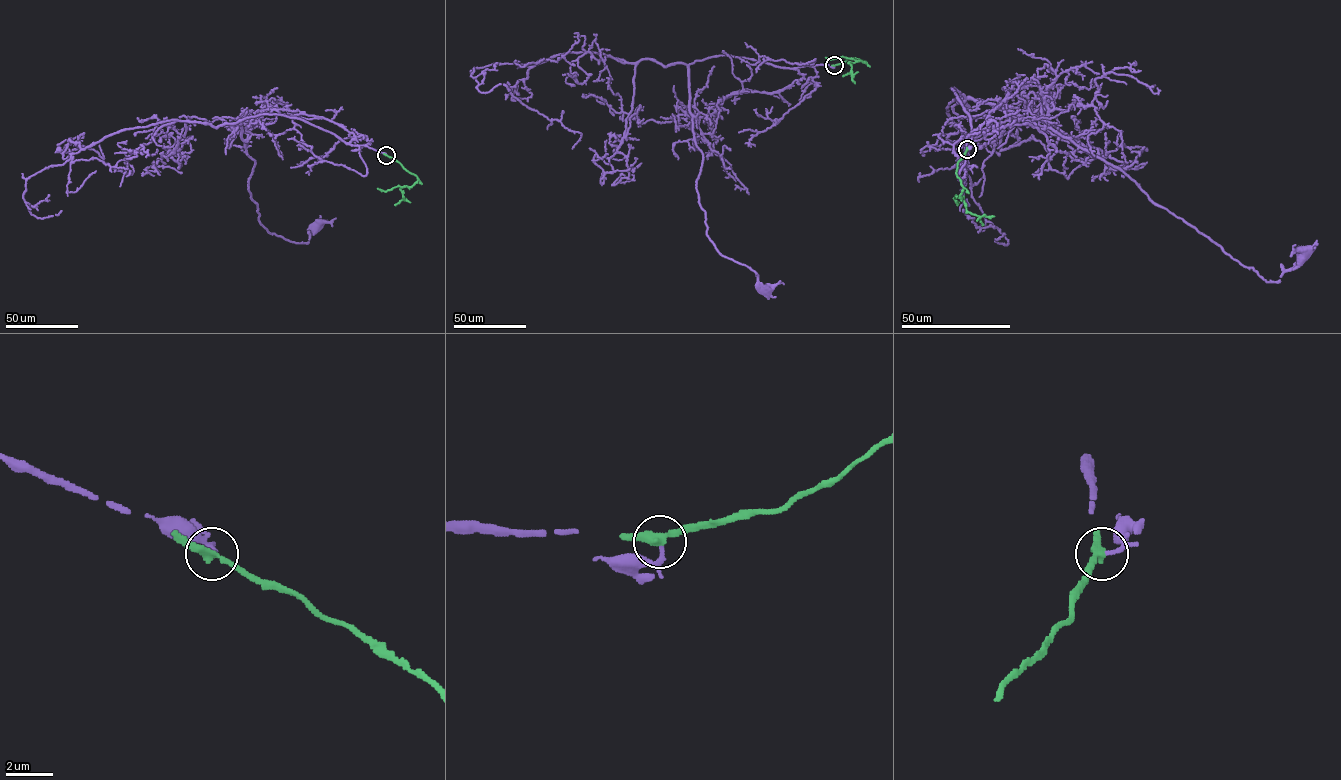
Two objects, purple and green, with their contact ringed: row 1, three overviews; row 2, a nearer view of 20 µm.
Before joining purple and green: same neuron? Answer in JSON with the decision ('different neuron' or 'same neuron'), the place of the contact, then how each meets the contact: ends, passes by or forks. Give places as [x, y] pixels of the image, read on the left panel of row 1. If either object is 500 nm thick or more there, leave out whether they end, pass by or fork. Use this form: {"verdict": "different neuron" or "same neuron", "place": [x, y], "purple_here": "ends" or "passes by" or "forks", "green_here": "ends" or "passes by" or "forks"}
{"verdict": "same neuron", "place": [386, 155], "purple_here": "passes by", "green_here": "passes by"}

